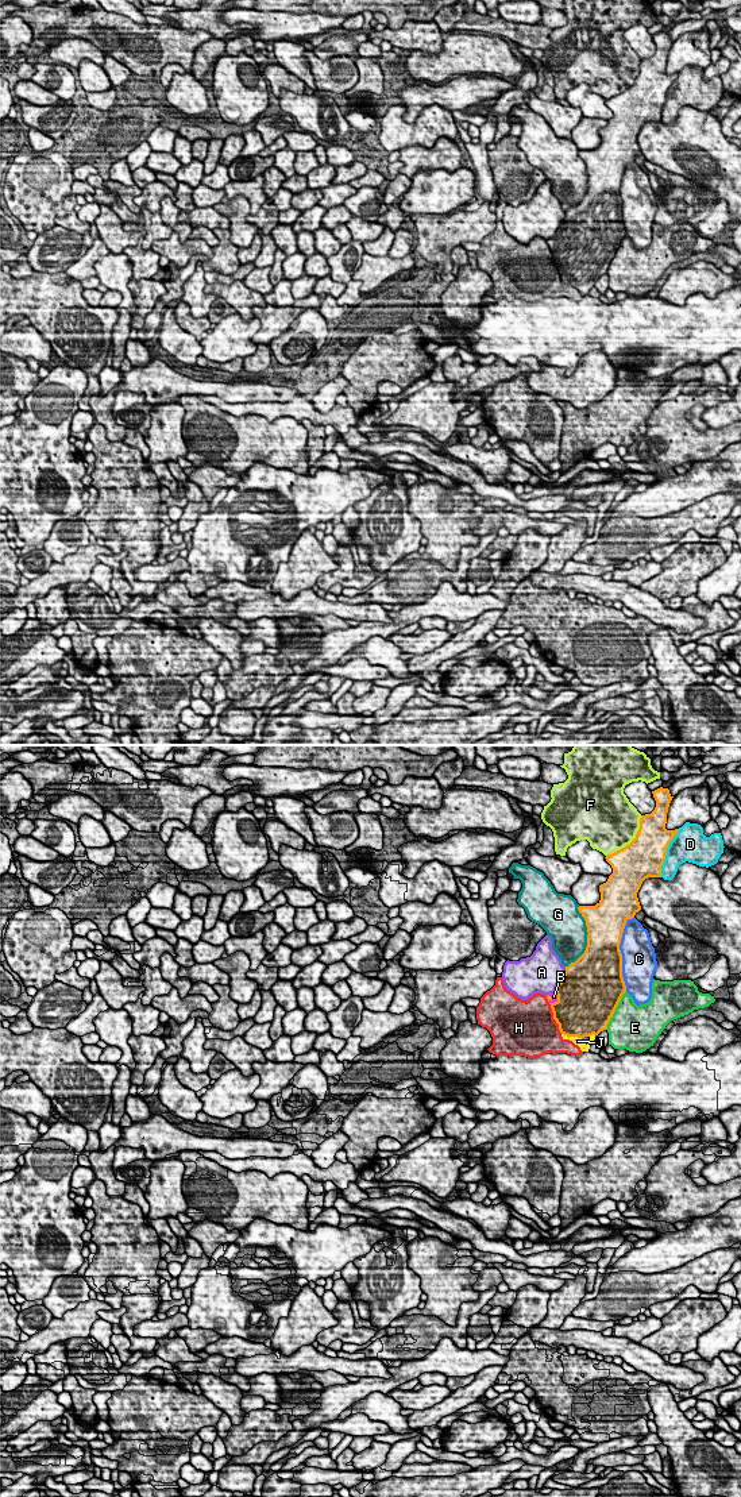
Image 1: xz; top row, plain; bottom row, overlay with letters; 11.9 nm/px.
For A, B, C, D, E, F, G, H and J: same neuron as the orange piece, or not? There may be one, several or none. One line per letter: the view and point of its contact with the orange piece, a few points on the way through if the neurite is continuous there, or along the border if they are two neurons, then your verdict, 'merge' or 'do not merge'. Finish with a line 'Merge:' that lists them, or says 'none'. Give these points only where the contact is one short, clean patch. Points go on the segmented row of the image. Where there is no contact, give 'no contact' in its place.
A: meets orange in xz at (560, 980); do not merge
B: meets orange in xz at (552, 1003); runs through xz (571, 1011), (563, 1003), (552, 1003), (554, 996); merge
C: meets orange in xz at (620, 953); do not merge
D: meets orange in xz at (666, 853); do not merge
E: meets orange in xz at (614, 1010); do not merge
F: meets orange in xz at (632, 841); do not merge
G: meets orange in xz at (587, 938); do not merge
H: meets orange in xz at (554, 1015); do not merge
J: meets orange in xz at (571, 1036); merge
Merge: B, J

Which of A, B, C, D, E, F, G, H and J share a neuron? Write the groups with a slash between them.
A / B J / C / D / E / F / G / H

